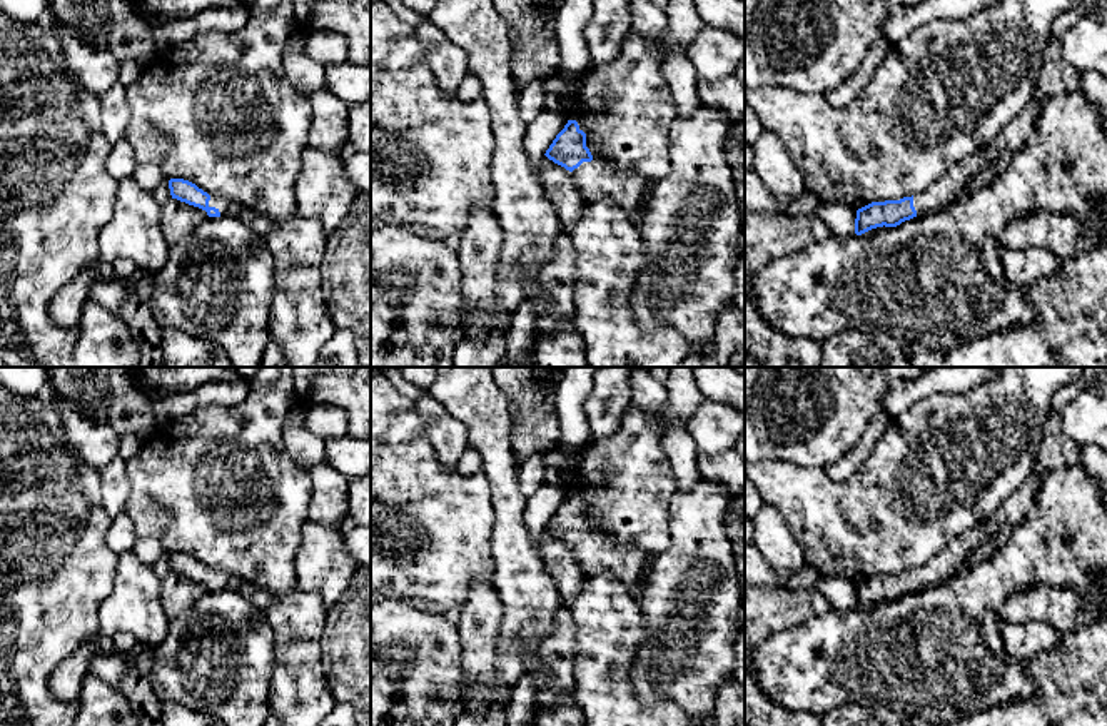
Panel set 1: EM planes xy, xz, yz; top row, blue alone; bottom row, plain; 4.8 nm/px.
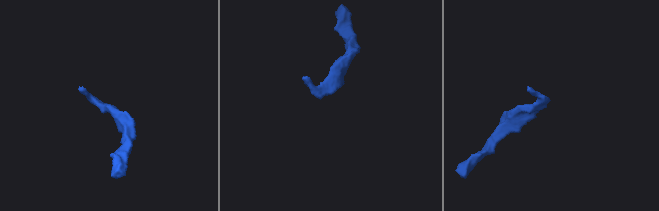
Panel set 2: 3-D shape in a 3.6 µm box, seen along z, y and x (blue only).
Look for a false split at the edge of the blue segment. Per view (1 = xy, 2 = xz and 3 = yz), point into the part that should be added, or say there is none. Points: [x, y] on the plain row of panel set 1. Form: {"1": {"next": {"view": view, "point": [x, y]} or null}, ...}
{"1": {"next": {"view": "xy", "point": [257, 596]}}, "2": {"next": {"view": "xz", "point": [596, 553]}}, "3": {"next": {"view": "yz", "point": [1012, 513]}}}

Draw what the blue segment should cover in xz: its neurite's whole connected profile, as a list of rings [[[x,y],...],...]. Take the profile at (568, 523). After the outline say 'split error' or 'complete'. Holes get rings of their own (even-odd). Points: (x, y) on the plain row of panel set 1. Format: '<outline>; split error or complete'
[[[568,494],[544,529],[571,546],[584,574],[611,572],[628,592],[638,591],[638,574],[648,556],[634,546],[594,532],[576,494]]]; split error

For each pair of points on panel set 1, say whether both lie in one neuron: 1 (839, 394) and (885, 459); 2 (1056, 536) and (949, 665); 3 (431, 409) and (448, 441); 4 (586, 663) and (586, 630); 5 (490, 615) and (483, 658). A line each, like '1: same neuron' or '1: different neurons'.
1: different neurons
2: same neuron
3: same neuron
4: same neuron
5: same neuron

